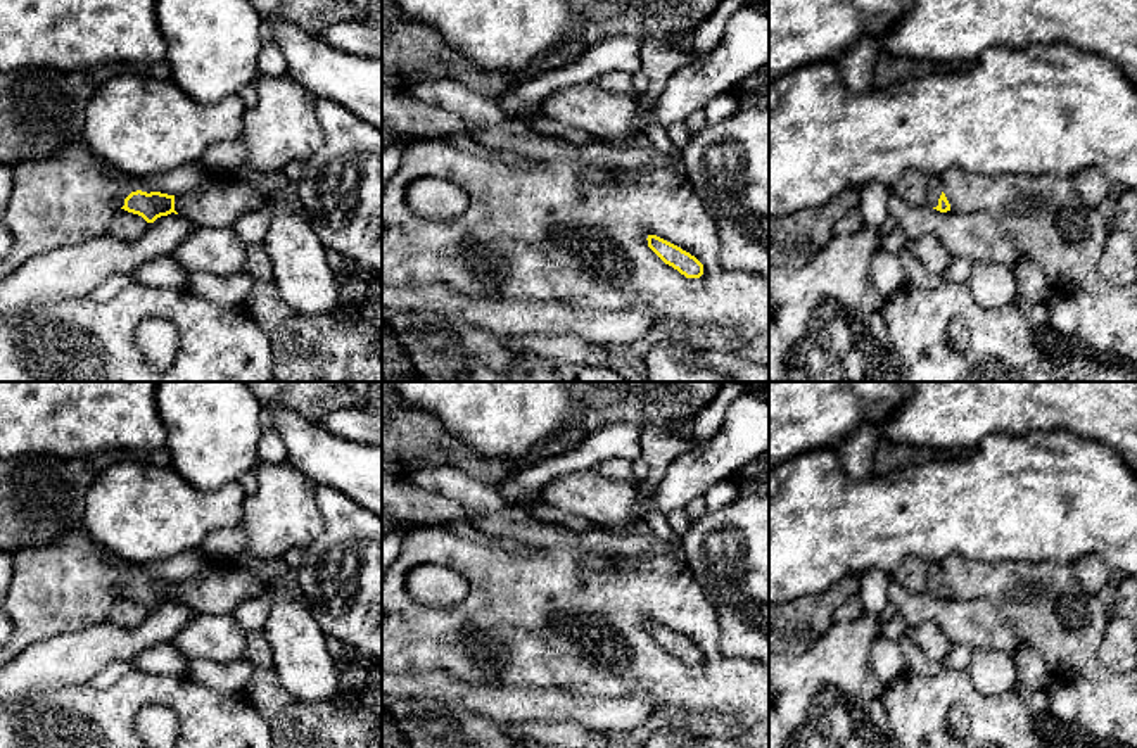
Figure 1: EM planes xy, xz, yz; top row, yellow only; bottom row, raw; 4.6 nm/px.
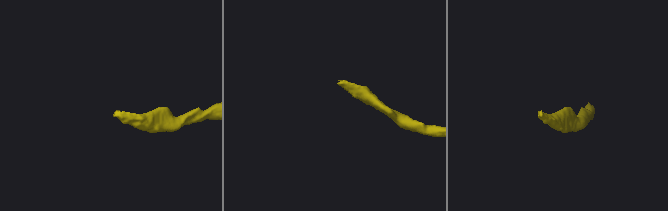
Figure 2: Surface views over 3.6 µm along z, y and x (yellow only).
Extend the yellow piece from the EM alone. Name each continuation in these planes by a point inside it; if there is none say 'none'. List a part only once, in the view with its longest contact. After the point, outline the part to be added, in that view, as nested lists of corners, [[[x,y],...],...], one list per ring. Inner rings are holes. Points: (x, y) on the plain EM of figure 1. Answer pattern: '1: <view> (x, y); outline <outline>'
1: xy (130, 574); outline [[[128,568],[128,570],[124,572],[124,577],[123,577],[121,594],[124,593],[124,586],[126,586],[131,579],[137,579],[137,577],[142,577],[142,579],[150,580],[143,570],[140,570],[140,568]]]

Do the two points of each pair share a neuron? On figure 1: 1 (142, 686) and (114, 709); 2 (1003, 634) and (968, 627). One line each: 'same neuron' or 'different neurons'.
1: same neuron
2: same neuron

